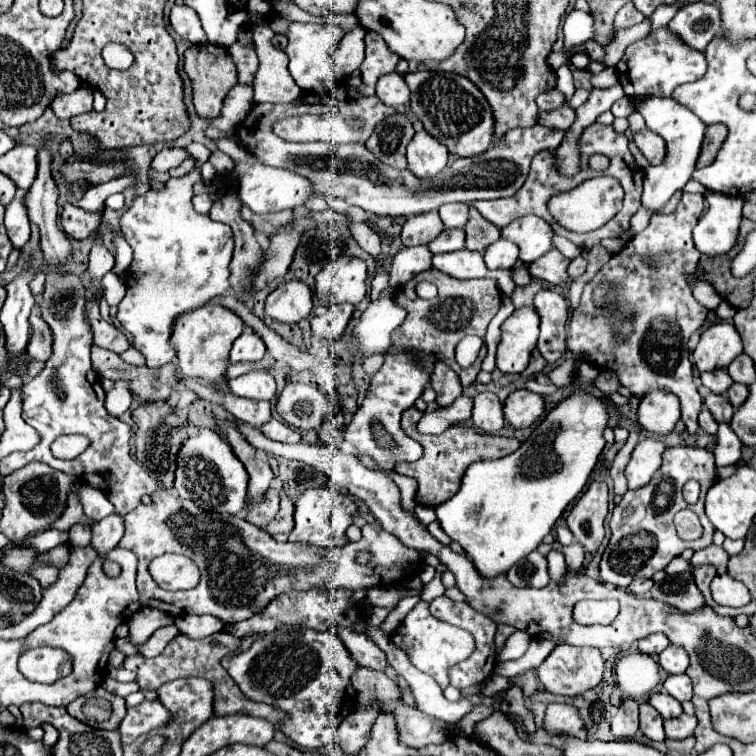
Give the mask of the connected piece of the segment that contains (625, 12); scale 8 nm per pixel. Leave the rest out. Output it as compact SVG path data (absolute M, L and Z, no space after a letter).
M627 4L627 6L623 6L619 12L617 12L617 16L615 16L615 34L621 30L621 28L629 28L629 26L635 26L635 24L639 24L639 22L643 22L643 14L637 14L637 10L633 8L633 4Z

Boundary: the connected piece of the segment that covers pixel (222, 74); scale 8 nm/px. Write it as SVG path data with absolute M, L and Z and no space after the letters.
M199 44L185 50L185 72L193 86L195 112L211 124L215 118L221 116L223 100L227 92L237 84L237 66L227 48L215 44Z

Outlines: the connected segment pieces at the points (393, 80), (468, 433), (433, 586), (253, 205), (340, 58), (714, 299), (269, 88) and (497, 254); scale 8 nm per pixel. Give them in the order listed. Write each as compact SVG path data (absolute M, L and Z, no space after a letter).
M397 72L381 76L377 82L377 98L387 106L405 104L409 100L409 90L403 76L399 76Z
M411 406L405 414L403 414L403 420L401 420L401 428L407 436L411 436L413 440L419 440L421 445L425 447L425 454L423 458L418 460L418 464L411 462L411 464L395 464L395 472L399 474L407 474L407 476L413 476L417 482L419 482L419 488L417 488L417 504L423 504L423 506L439 506L443 502L447 502L457 490L459 490L459 484L461 484L461 478L467 470L467 466L471 462L479 462L479 460L497 460L497 458L503 458L503 456L509 456L513 454L521 442L517 438L505 438L505 436L493 436L493 434L479 434L475 432L473 428L469 426L459 426L459 424L453 424L449 426L445 432L440 435L427 435L417 434L417 422L419 418L423 416L423 412L419 412L415 406Z
M439 564L439 566L437 566L437 572L435 572L435 578L433 578L429 584L423 586L423 590L421 590L421 594L419 594L421 600L431 602L431 600L435 600L437 596L441 596L441 594L445 592L445 586L441 584L441 574L443 574L443 572L447 572L447 566L445 566L445 564Z
M223 138L215 142L217 148L225 154L231 156L231 160L235 162L235 172L239 176L239 198L255 212L255 214L269 214L269 212L279 212L279 210L287 210L287 208L297 208L297 206L305 206L309 198L319 196L313 182L301 174L295 174L291 170L283 170L283 168L271 168L261 164L253 154L249 154L245 148L241 148L235 140Z
M358 23L355 30L351 30L349 34L345 34L341 38L341 42L333 54L337 76L349 76L351 72L355 72L361 66L363 52L365 52L363 36L365 36L365 28Z
M693 274L693 296L697 298L697 302L701 302L705 308L715 310L721 302L721 296L711 288L711 284L705 284L703 280L699 280L699 274Z
M257 26L253 30L259 70L253 82L255 102L291 104L301 96L301 90L291 82L287 74L287 54L272 45L275 34L269 26Z
M499 238L497 242L493 242L493 246L487 246L485 254L485 264L489 270L499 270L499 268L513 268L513 264L517 262L517 246L513 242L507 242L503 238Z

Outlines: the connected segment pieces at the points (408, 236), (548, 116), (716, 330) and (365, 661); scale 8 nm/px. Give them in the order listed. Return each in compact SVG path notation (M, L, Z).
M435 210L425 212L425 214L417 214L417 216L409 216L407 222L403 224L403 230L401 230L401 242L405 246L429 244L435 236L439 236L439 232L443 228L445 226Z
M565 104L561 108L557 108L557 110L537 114L539 124L553 126L553 128L559 128L559 130L567 130L571 126L573 118L575 118L575 112L571 110L571 106L565 106Z
M729 322L709 326L693 350L693 360L699 372L711 372L715 368L727 368L733 358L743 352L741 336Z
M331 630L331 632L335 632L335 636L339 636L343 640L343 644L347 646L347 650L357 660L359 666L385 672L385 668L387 668L385 654L365 634L357 634L351 630Z

